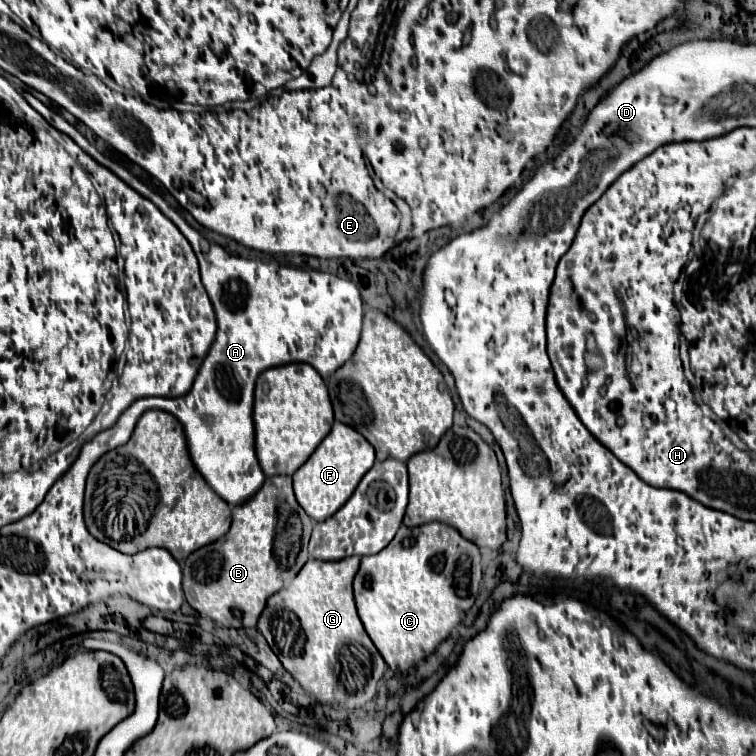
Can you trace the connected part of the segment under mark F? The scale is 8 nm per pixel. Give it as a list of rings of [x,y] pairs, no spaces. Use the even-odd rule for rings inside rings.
[[[336,421],[330,435],[318,445],[312,457],[294,473],[294,493],[302,509],[316,521],[332,517],[354,493],[360,479],[372,469],[374,447],[352,427]]]

